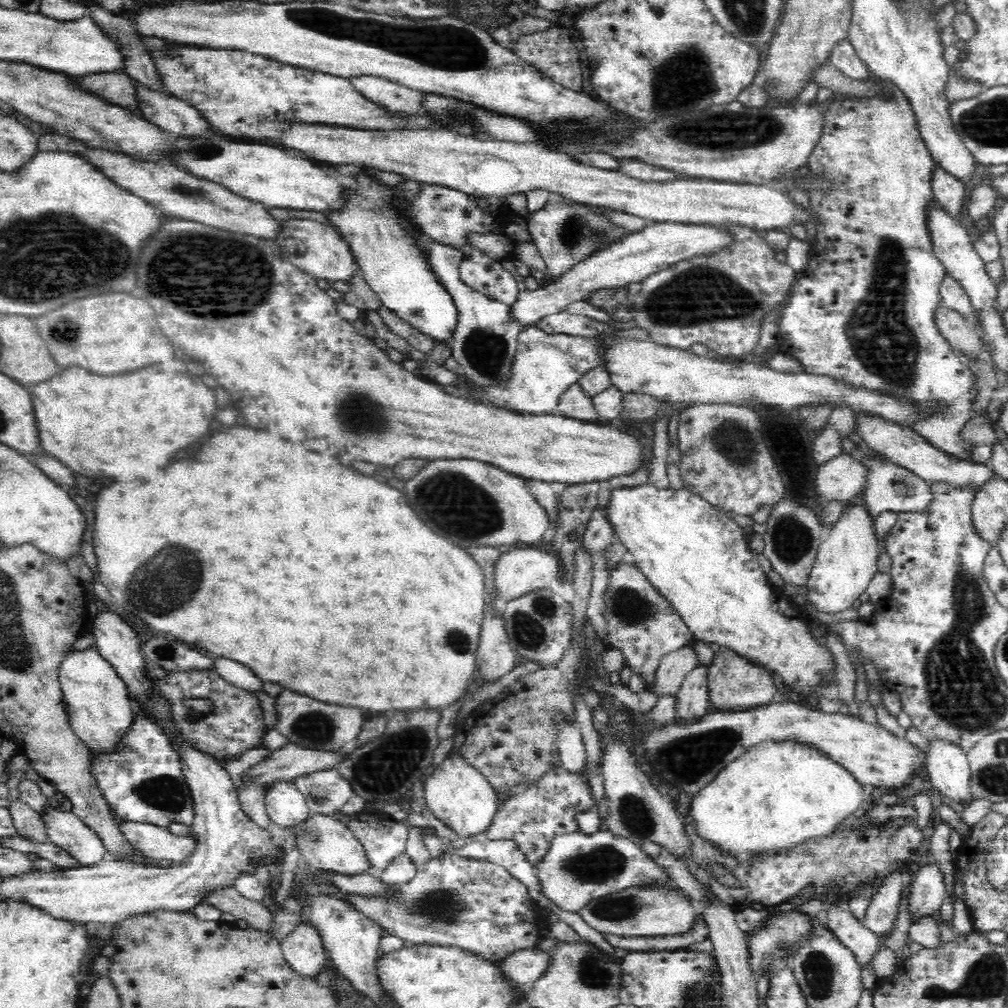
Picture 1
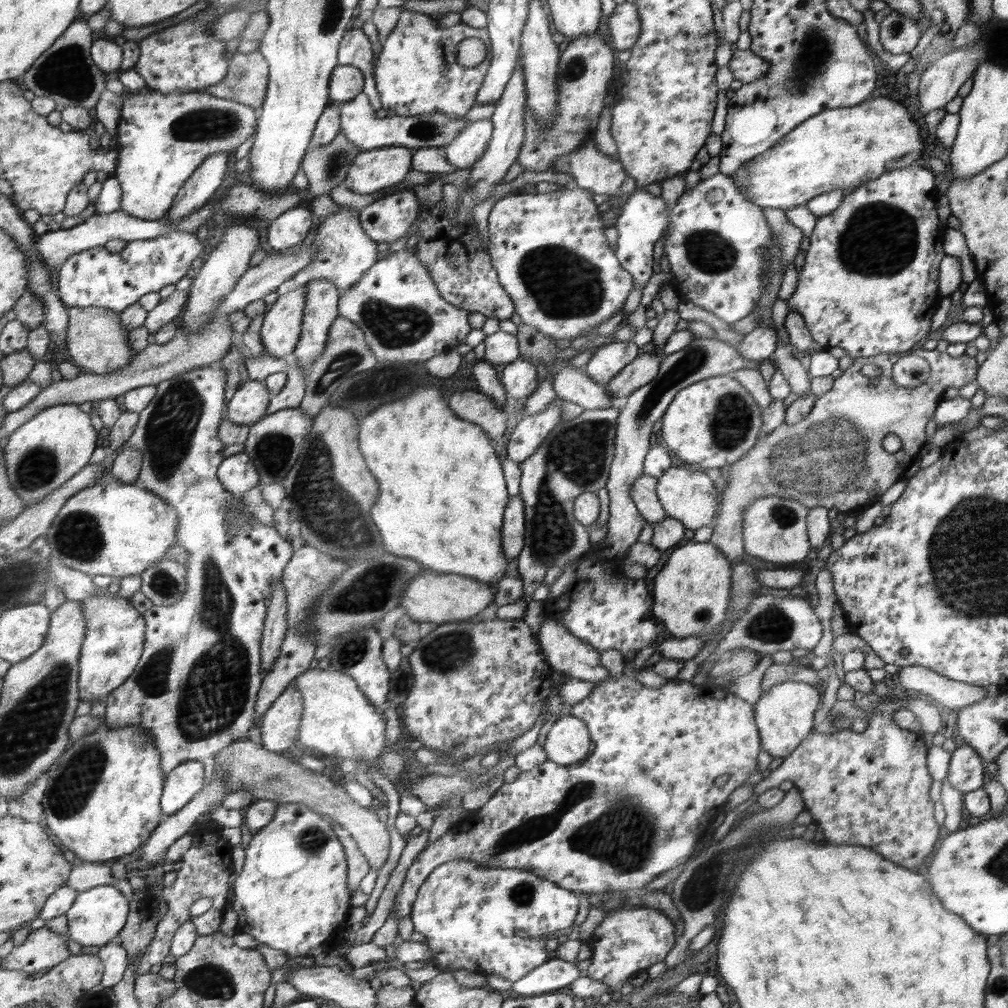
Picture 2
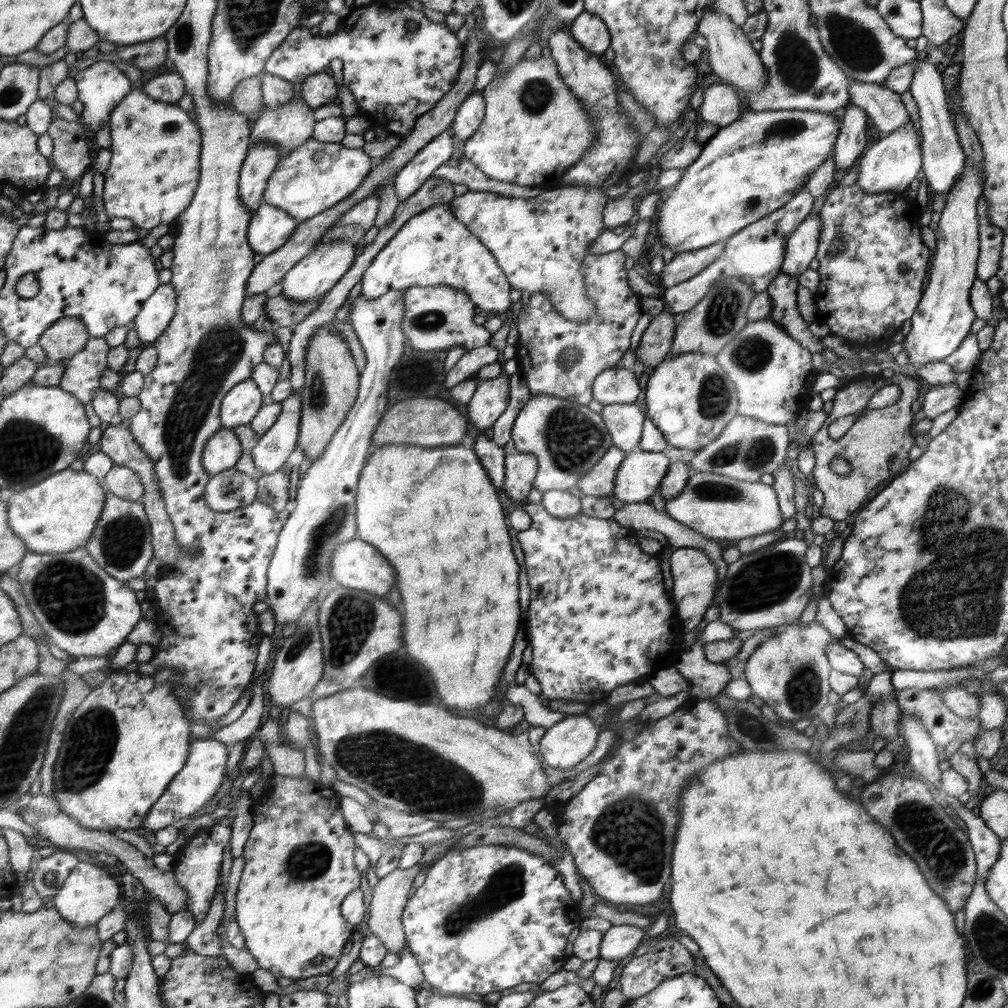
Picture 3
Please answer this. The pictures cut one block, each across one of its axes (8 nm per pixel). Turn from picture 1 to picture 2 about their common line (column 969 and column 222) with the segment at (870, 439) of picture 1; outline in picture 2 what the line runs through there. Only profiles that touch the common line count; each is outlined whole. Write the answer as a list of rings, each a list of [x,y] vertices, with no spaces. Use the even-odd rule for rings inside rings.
[[[244,451],[227,458],[220,468],[219,478],[238,498],[259,484],[258,472]]]

